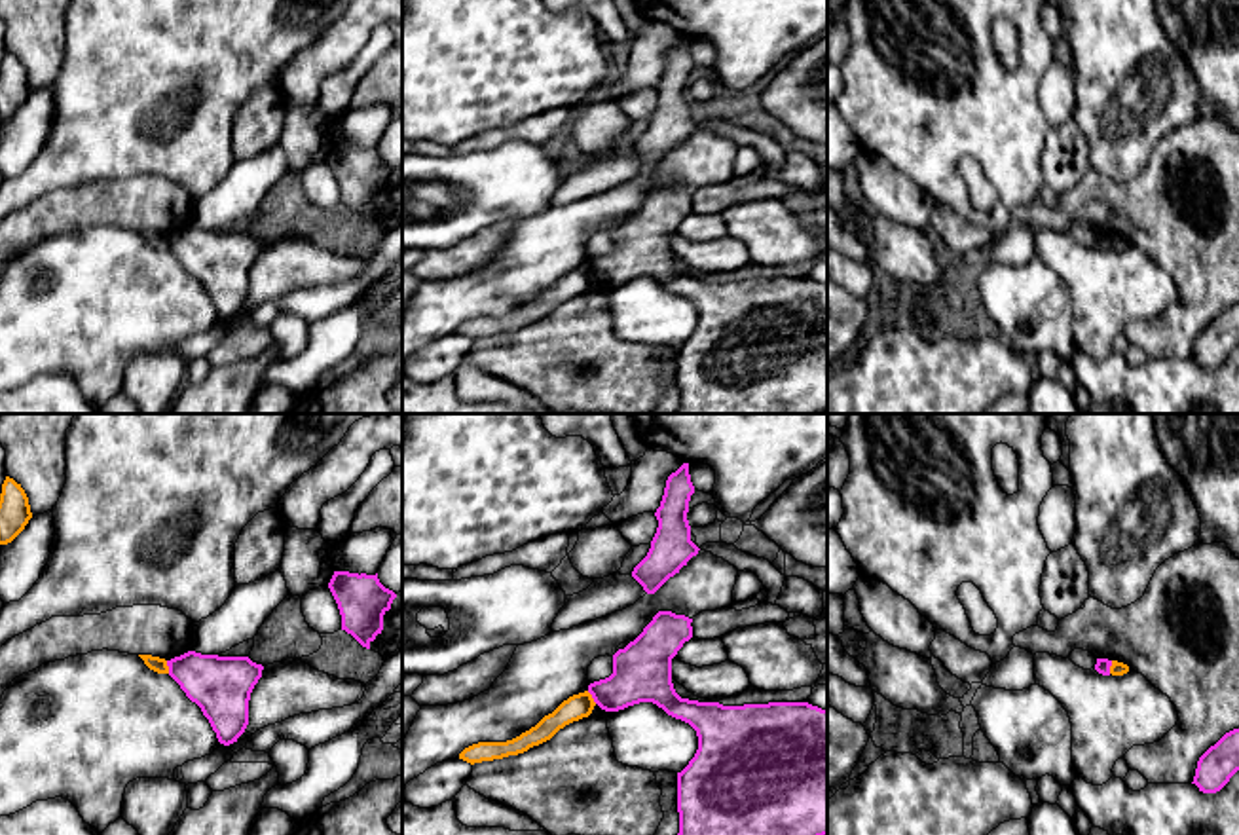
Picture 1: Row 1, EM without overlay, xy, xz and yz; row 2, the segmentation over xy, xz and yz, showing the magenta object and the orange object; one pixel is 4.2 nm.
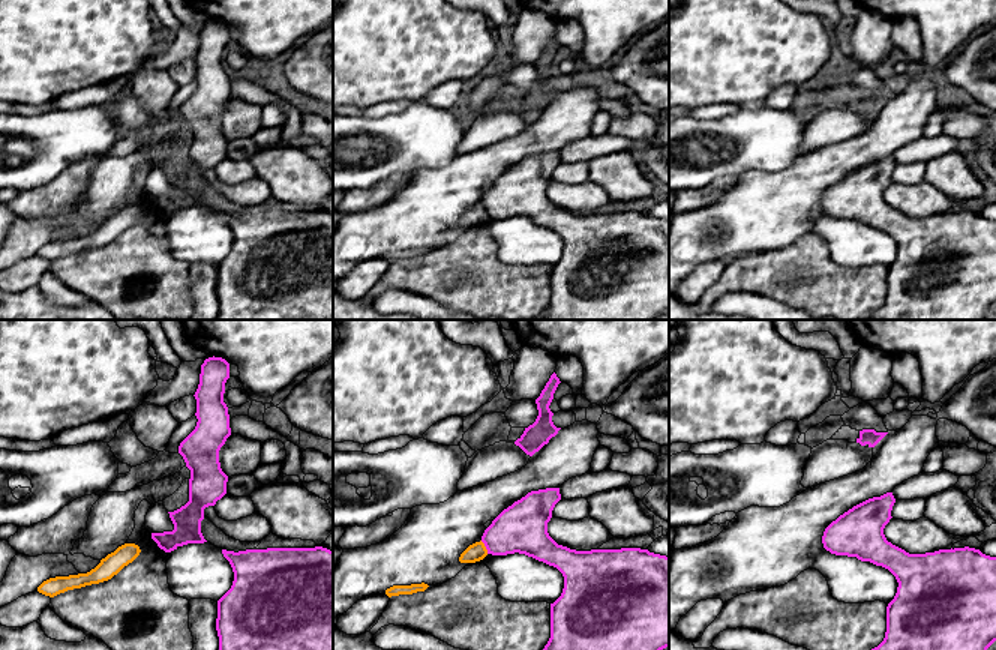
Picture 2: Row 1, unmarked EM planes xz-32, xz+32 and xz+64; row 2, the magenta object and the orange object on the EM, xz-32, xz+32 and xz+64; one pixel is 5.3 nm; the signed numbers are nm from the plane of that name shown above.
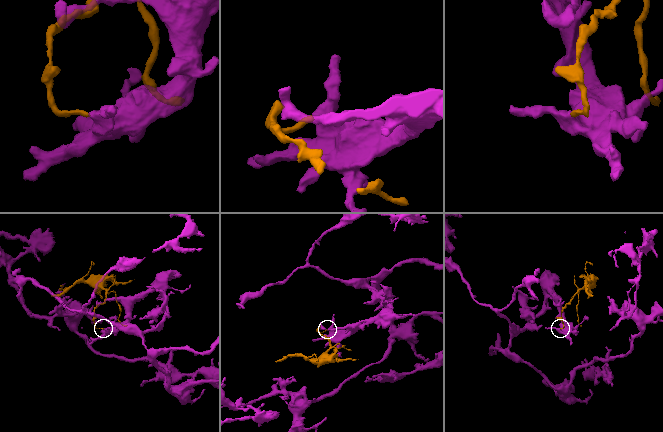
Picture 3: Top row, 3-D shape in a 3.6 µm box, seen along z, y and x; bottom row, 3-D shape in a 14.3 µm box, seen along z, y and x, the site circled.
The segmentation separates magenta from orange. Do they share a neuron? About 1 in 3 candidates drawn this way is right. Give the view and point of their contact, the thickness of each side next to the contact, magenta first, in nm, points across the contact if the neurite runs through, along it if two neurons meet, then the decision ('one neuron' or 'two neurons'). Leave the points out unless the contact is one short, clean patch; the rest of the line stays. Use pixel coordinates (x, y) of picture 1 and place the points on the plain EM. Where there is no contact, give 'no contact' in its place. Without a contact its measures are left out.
meets magenta in xy at (167, 240); 260 nm thick on the magenta side, 70 nm on the other; border along xy (166, 236), (169, 247); two neurons

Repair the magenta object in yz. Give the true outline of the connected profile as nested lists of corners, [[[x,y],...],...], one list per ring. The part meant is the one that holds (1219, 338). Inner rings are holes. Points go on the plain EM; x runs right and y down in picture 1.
[[[1233,304],[1199,332],[1192,359],[1195,359],[1203,368],[1216,368],[1237,345],[1239,304]]]

